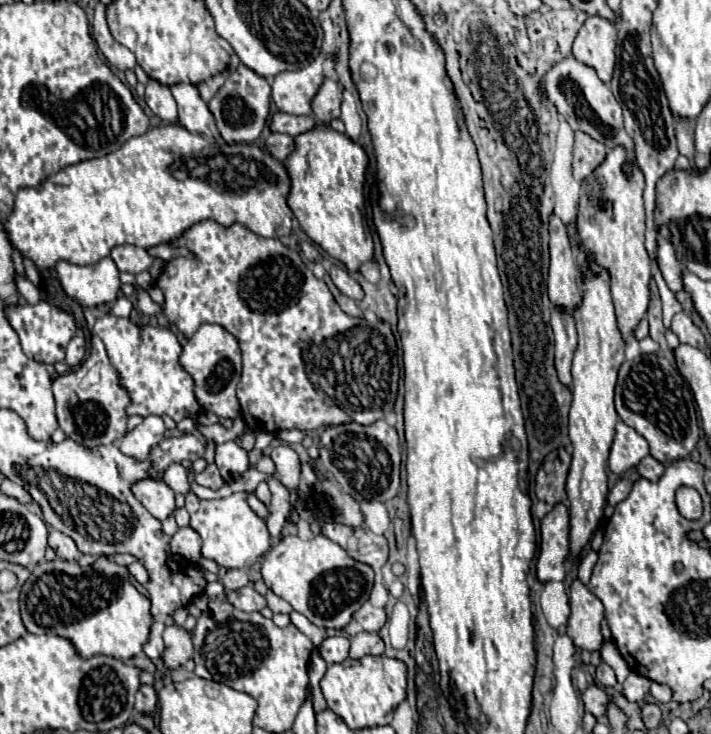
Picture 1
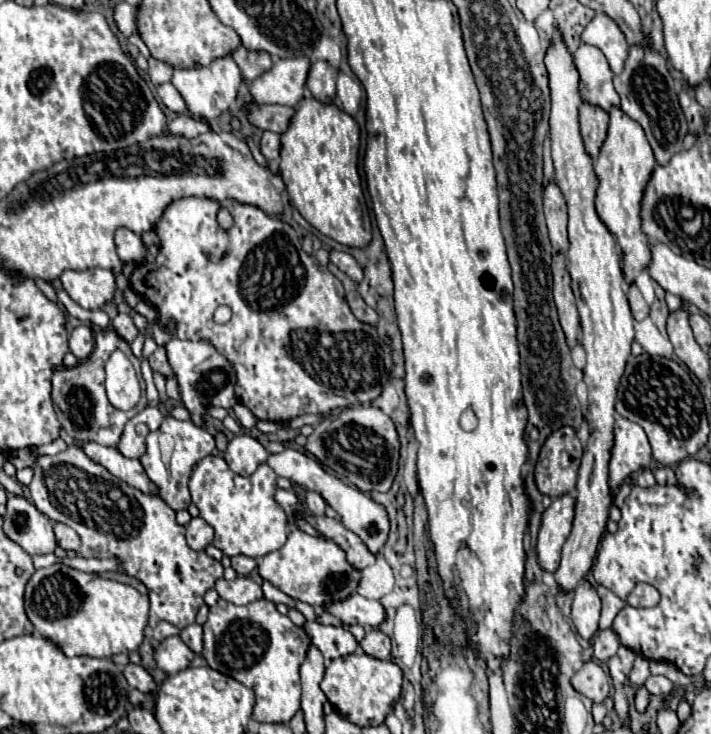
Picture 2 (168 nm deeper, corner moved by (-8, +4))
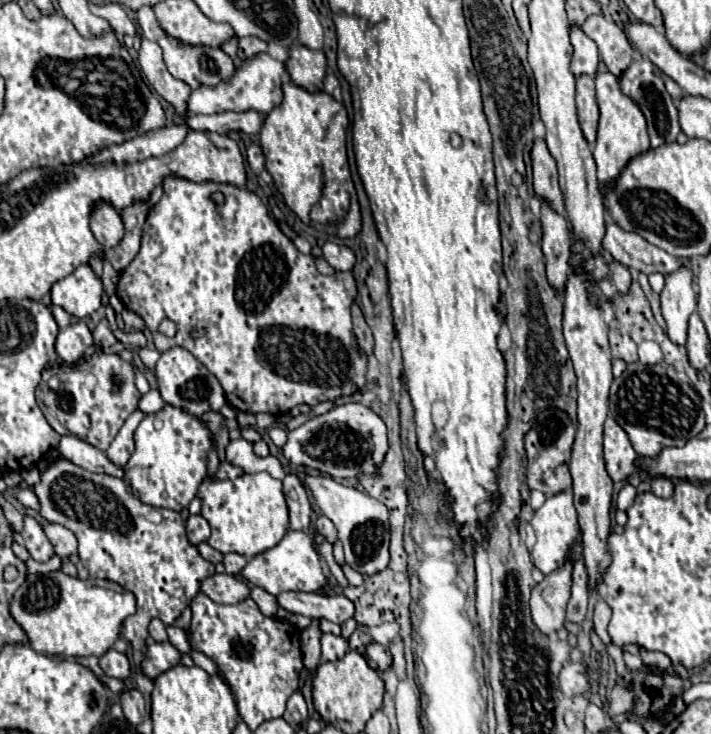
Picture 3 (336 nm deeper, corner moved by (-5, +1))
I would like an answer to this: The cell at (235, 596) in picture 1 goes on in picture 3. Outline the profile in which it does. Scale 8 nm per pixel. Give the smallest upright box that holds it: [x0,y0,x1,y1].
[200,574,248,604]

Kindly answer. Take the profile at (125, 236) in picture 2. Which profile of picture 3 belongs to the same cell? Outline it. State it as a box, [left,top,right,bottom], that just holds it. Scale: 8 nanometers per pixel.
[90,202,124,248]

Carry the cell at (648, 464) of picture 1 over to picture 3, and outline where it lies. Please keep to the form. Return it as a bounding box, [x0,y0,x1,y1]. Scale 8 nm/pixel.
[652,478,674,498]

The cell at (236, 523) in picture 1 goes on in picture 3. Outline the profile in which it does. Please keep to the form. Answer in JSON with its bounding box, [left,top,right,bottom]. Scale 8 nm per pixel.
[198,472,290,558]

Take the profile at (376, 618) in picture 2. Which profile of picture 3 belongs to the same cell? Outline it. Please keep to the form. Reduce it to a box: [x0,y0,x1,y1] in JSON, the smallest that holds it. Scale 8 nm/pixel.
[276,592,354,624]

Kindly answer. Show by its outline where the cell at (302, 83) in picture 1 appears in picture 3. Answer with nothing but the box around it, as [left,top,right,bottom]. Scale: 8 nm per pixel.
[188,52,286,114]

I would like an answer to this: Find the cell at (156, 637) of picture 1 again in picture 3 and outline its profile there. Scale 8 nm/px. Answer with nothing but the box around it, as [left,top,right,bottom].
[148,618,168,642]

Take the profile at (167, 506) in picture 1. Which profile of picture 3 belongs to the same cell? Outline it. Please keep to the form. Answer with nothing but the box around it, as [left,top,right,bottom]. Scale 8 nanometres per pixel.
[58,436,122,478]

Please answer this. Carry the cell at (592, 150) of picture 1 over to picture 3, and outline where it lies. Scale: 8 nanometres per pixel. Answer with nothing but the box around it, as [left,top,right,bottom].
[576,74,600,146]

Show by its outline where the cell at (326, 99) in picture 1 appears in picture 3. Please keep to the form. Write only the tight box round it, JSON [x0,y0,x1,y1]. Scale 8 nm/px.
[286,44,326,92]

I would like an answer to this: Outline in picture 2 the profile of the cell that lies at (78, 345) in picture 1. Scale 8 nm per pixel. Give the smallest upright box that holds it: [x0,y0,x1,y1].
[69,325,95,361]

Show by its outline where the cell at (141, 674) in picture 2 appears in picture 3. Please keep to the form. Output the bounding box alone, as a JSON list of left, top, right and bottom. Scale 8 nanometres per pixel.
[100,648,130,680]

